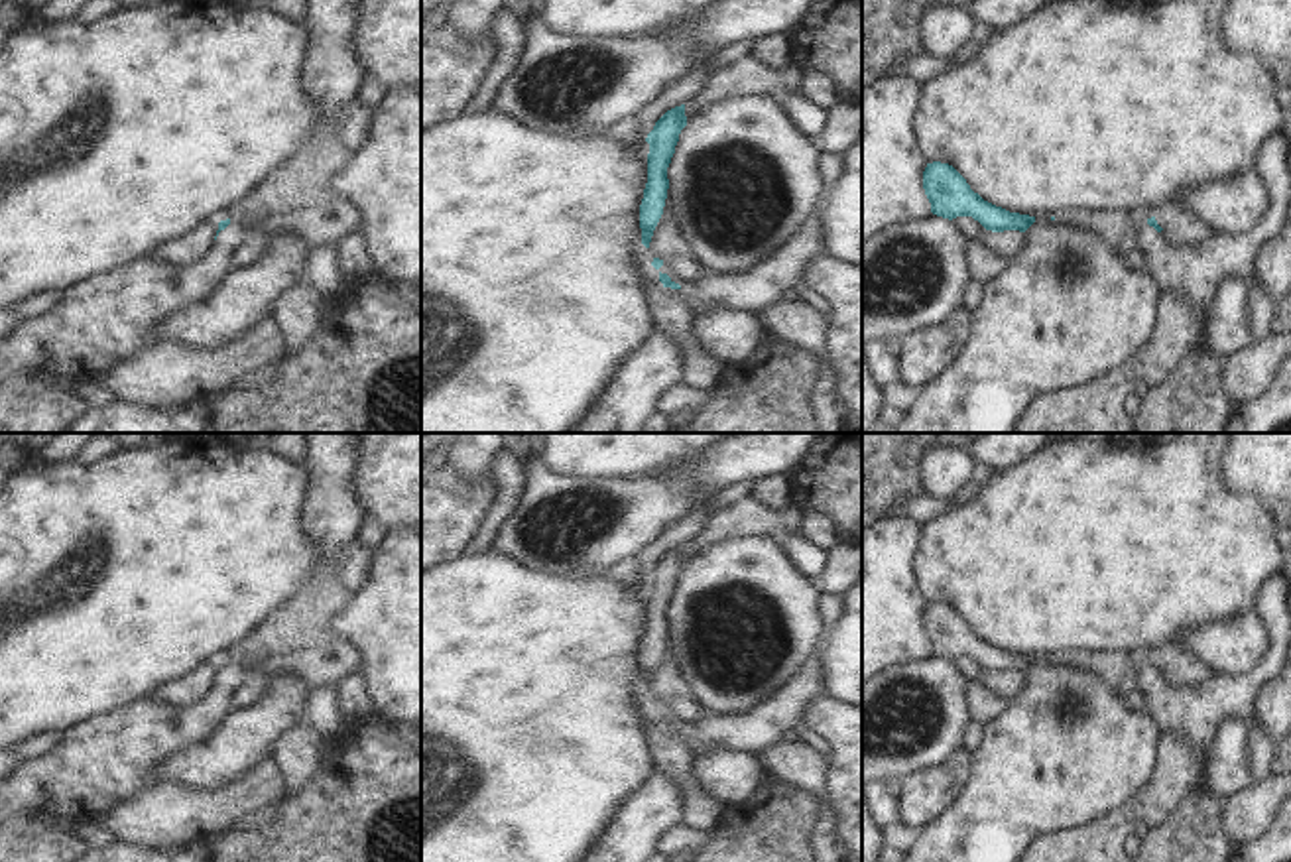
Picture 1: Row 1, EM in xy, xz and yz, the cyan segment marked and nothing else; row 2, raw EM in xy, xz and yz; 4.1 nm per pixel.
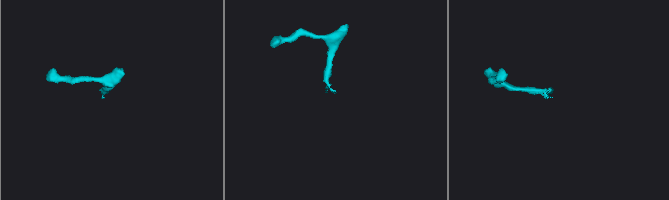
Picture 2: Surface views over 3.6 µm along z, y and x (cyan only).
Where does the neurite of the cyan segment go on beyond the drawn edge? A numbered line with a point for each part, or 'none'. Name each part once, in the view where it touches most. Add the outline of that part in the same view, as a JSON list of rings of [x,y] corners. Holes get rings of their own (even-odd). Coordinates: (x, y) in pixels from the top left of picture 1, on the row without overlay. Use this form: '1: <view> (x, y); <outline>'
1: xy (105, 764); [[[335,636],[311,649],[272,659],[258,669],[230,661],[218,673],[215,689],[191,708],[177,708],[154,699],[130,705],[98,720],[71,728],[65,742],[41,760],[22,764],[18,773],[0,785],[0,823],[20,813],[71,823],[102,823],[114,811],[138,799],[144,791],[159,787],[159,768],[181,752],[209,742],[234,714],[234,693],[252,683],[272,683],[279,675],[303,681],[309,689],[338,685],[340,679],[370,669],[372,655],[360,642]]]

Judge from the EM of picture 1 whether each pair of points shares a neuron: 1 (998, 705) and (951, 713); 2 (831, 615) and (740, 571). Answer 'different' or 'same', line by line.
1: different
2: different

